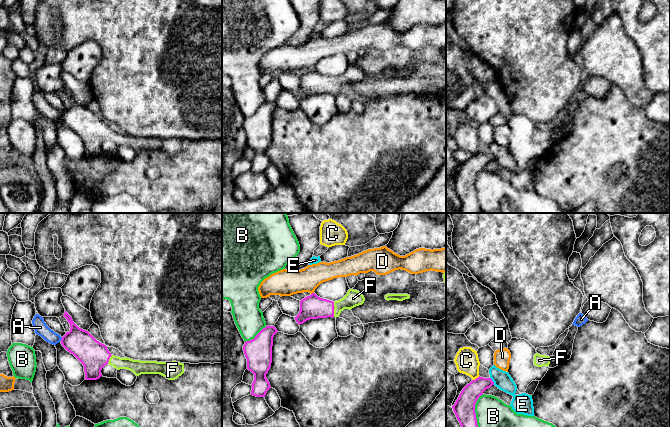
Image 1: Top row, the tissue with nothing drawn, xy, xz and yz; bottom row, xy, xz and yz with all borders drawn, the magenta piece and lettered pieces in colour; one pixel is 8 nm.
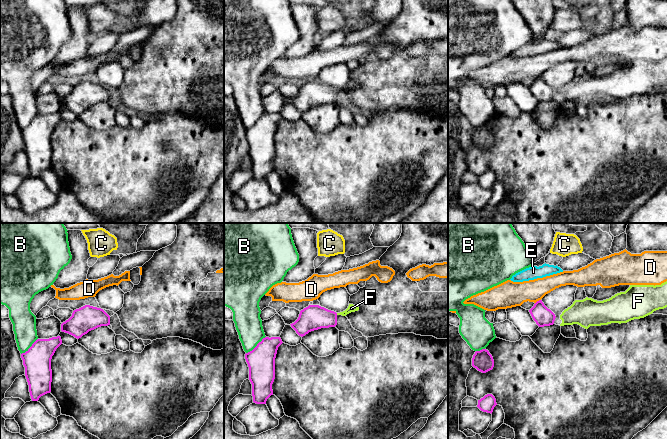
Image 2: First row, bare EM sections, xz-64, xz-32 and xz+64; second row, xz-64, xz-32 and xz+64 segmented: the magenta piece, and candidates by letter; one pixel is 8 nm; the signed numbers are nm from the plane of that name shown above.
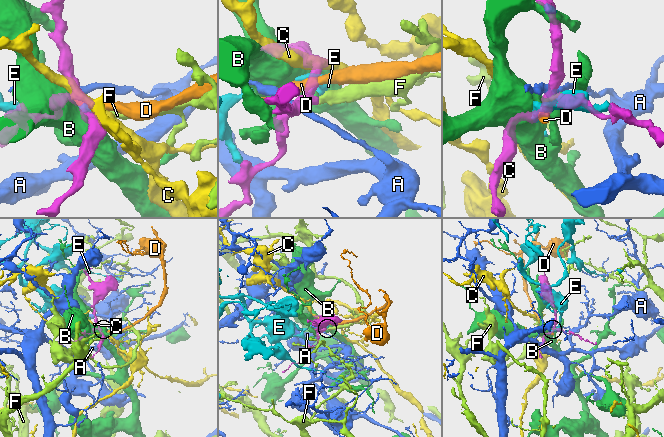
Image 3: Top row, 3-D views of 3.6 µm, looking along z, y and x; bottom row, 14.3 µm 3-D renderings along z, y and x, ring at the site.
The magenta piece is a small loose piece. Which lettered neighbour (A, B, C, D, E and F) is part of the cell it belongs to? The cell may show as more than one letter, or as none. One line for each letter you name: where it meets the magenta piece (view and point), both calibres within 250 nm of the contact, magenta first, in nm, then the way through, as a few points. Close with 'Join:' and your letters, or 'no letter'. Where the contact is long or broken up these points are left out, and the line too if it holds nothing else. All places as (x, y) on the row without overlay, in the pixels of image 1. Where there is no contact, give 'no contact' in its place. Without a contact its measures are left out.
F: xz (333, 85) | 190/140 nm | across xz (311, 83), (333, 85), (353, 74)
Join: F

